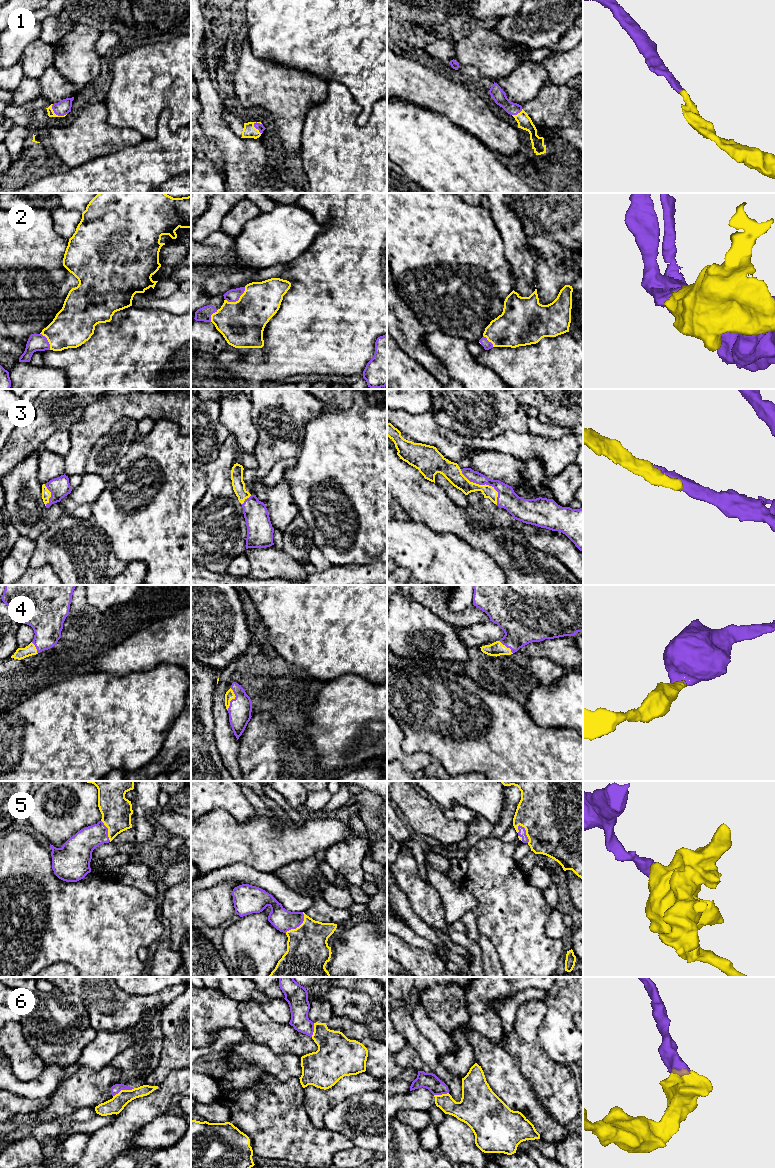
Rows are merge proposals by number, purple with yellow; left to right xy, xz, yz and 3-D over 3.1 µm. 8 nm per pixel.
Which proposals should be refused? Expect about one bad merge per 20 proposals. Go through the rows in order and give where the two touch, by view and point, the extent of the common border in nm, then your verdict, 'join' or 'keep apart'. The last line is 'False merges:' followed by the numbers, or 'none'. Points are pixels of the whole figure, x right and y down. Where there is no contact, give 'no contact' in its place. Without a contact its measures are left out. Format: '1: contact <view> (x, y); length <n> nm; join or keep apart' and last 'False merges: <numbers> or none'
1: contact xy (56, 114); length 150 nm; join
2: contact xz (237, 300); length 200 nm; join
3: contact yz (484, 484); length 420 nm; join
4: contact xz (232, 699); length 190 nm; join
5: contact xz (298, 926); length 220 nm; join
6: contact xy (123, 1089); length 190 nm; keep apart
False merges: 6

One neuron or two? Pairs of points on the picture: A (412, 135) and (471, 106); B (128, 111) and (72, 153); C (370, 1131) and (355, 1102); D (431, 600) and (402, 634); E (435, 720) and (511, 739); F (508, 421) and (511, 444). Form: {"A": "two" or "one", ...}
{"A": "two", "B": "two", "C": "one", "D": "two", "E": "one", "F": "two"}

